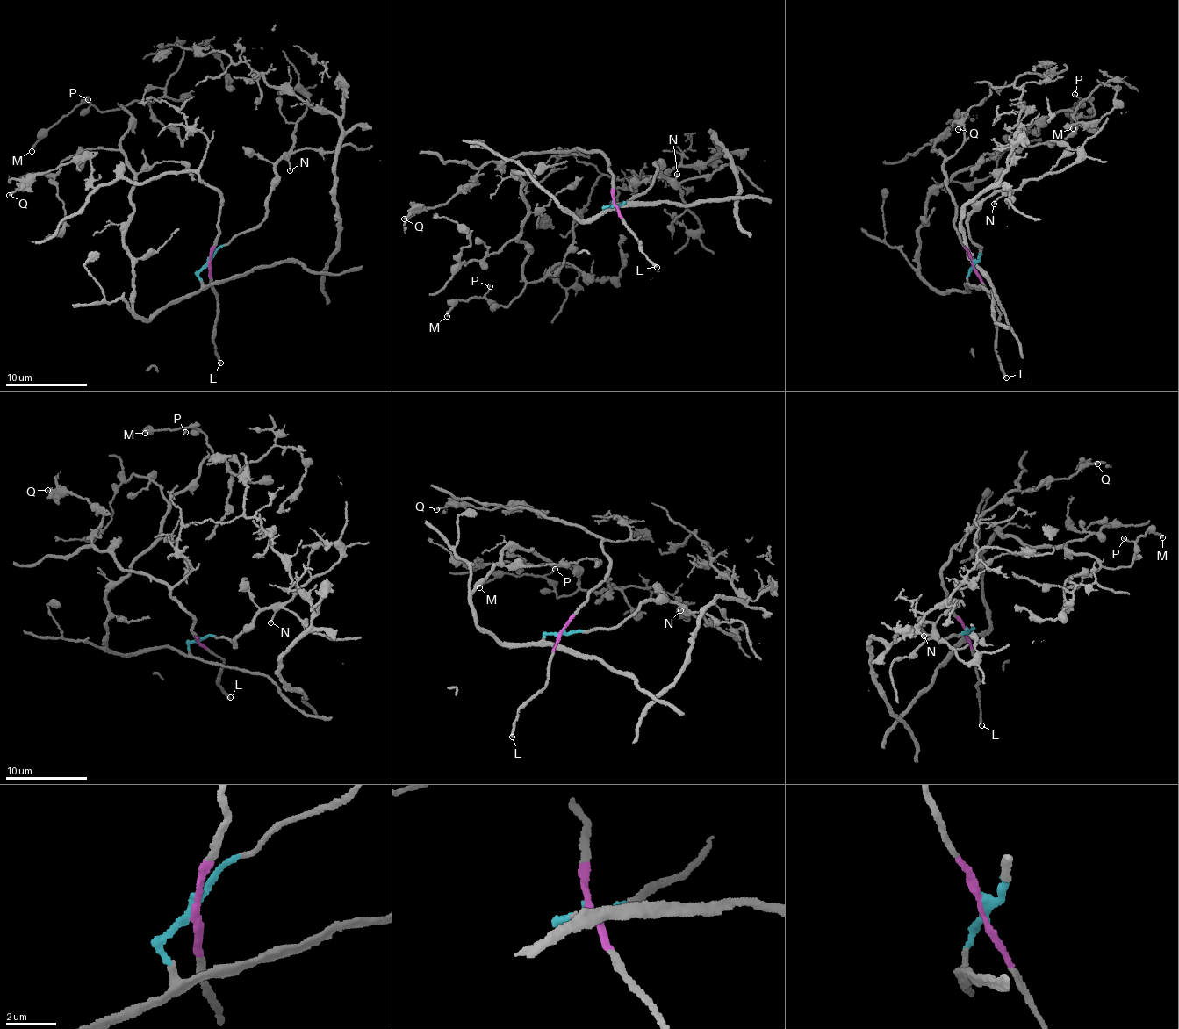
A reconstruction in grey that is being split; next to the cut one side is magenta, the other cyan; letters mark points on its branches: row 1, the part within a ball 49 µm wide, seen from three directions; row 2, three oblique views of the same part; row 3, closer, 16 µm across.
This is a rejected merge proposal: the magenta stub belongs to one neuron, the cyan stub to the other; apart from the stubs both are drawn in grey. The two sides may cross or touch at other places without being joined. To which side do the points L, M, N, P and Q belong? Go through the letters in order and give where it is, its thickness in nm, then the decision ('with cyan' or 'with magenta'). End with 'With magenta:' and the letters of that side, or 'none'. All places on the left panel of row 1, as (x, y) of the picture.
L: place (220, 363); calibre 240 nm; with magenta
M: place (32, 151); calibre 180 nm; with cyan
N: place (290, 170); calibre 140 nm; with cyan
P: place (88, 99); calibre 130 nm; with cyan
Q: place (9, 195); calibre 170 nm; with magenta
With magenta: L, Q

